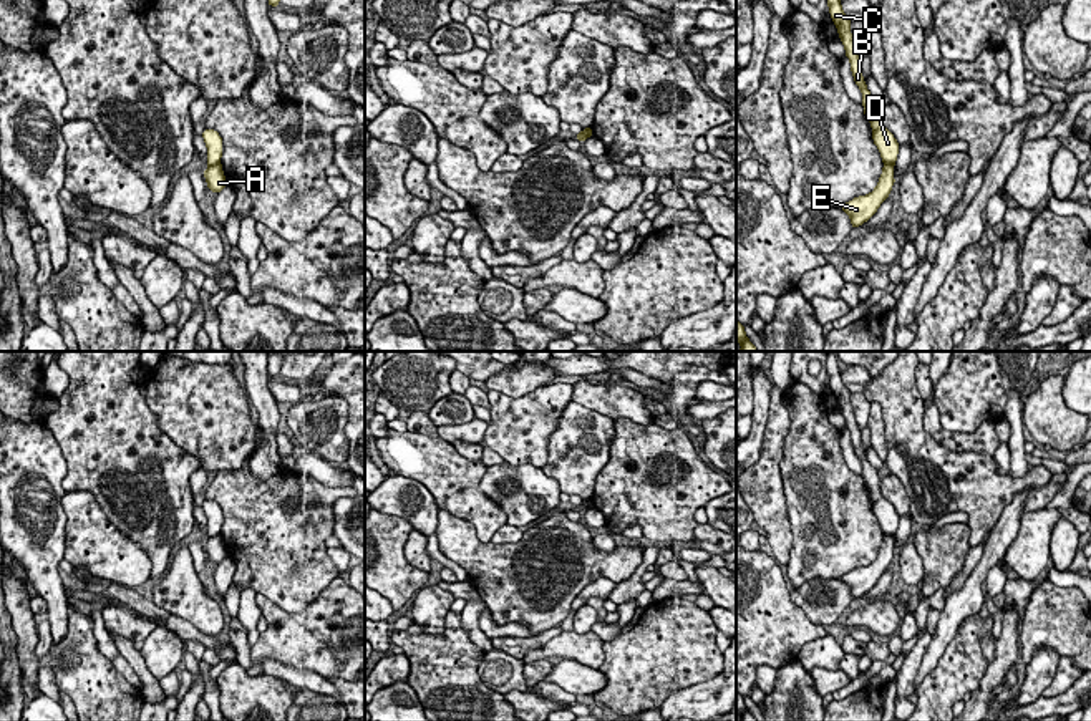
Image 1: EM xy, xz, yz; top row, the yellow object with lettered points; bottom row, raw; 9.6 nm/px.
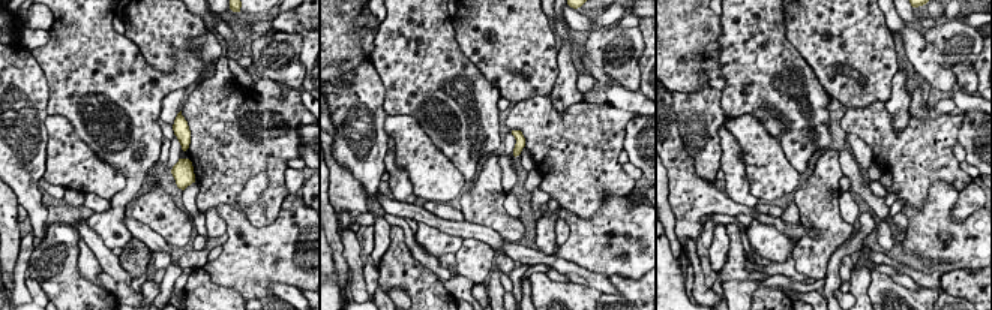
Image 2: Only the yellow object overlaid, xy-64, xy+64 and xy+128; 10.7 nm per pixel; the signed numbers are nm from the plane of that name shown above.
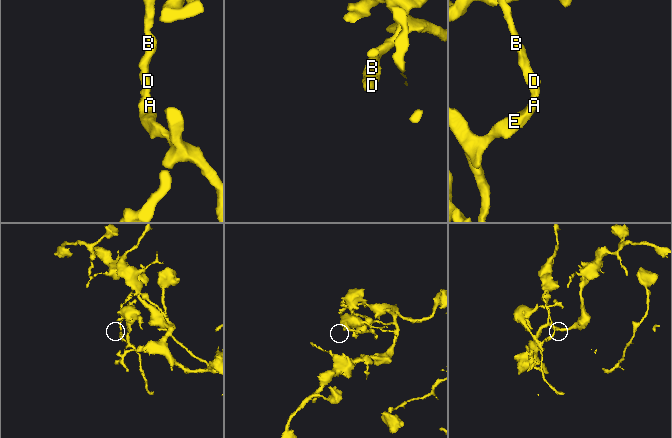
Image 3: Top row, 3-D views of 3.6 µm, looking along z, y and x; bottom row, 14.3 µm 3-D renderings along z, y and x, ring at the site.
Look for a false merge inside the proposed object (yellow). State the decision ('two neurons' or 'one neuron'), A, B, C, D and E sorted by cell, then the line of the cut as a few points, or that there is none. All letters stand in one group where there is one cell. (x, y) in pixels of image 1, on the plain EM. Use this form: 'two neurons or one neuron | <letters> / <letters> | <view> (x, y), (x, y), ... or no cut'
two neurons | A E / B C D | xy (219, 532), (209, 539)

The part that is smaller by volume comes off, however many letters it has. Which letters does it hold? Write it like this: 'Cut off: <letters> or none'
Cut off: A, E

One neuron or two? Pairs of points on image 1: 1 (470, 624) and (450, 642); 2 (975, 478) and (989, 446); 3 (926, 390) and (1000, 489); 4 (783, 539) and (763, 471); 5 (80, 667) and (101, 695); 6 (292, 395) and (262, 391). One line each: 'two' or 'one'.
1: two
2: two
3: two
4: one
5: one
6: two

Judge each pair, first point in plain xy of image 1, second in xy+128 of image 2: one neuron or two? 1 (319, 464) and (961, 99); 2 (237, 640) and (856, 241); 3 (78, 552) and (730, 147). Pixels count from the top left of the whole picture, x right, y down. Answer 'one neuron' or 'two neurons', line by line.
1: one neuron
2: two neurons
3: two neurons

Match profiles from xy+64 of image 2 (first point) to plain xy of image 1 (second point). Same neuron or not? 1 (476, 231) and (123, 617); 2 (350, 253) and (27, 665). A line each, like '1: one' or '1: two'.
1: two
2: one

